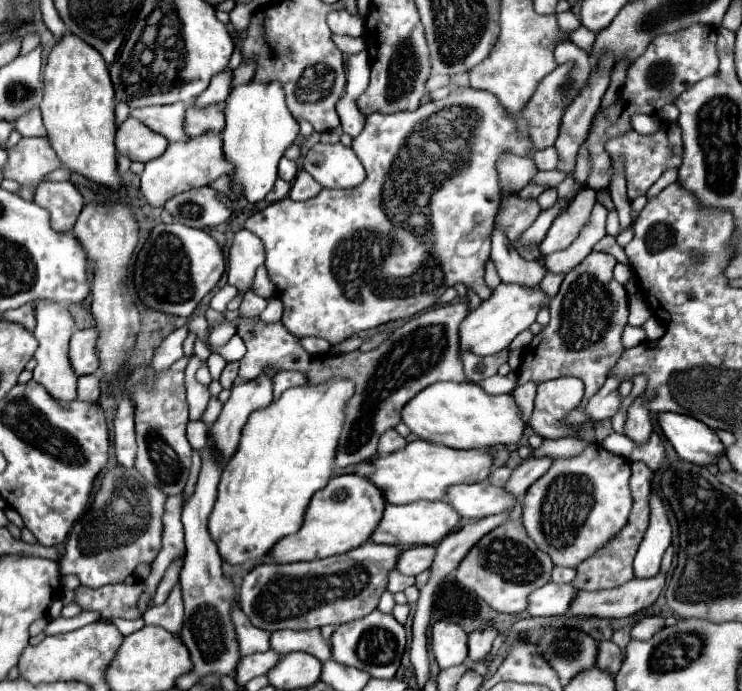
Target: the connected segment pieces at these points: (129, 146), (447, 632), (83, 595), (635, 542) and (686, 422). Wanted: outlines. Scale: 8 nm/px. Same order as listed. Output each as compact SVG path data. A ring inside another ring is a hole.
M128 118L122 126L118 126L116 132L116 150L122 156L128 156L130 160L148 162L160 156L168 146L168 140L150 130L146 124L142 124L136 118Z
M438 620L432 626L432 652L440 668L462 664L468 656L468 634L452 622Z
M110 584L102 588L80 586L76 590L76 604L80 604L82 610L96 610L104 618L116 616L134 620L142 616L136 608L142 590L144 590L142 584Z
M632 462L632 478L630 478L630 492L634 498L632 504L632 512L628 516L626 526L614 536L614 540L608 540L608 544L604 544L598 552L594 552L594 556L586 558L582 564L578 564L576 568L576 578L572 580L572 586L576 590L610 590L610 588L618 588L626 582L630 582L634 578L634 570L632 570L632 562L634 562L634 554L638 552L638 546L642 542L642 536L648 528L648 520L650 520L650 506L648 506L648 498L650 498L650 480L652 480L652 470L642 464L642 462Z
M660 412L658 424L682 460L704 466L708 462L716 462L726 450L714 430L706 428L706 424L694 420L692 416Z

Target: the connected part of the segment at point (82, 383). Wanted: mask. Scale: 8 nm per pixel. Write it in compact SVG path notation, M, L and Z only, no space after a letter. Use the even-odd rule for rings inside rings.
M96 374L78 378L78 400L96 402L100 396L100 380Z

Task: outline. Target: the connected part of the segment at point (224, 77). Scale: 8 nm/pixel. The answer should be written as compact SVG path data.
M220 72L212 78L210 86L196 98L194 106L196 108L206 108L210 104L216 104L216 102L224 102L230 94L230 80L232 80L232 72Z

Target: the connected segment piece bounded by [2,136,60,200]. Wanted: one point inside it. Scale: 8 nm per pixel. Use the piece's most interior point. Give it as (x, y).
(29, 161)

